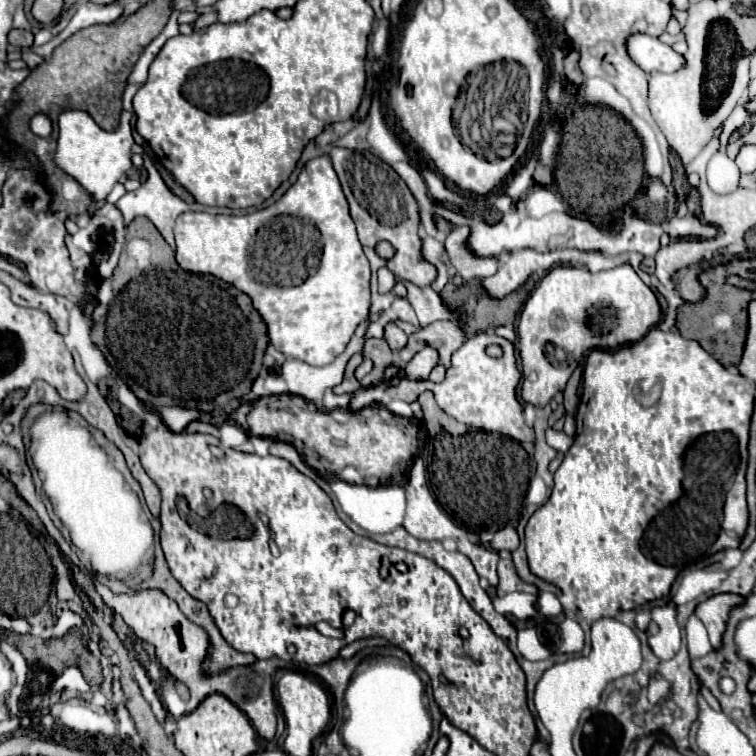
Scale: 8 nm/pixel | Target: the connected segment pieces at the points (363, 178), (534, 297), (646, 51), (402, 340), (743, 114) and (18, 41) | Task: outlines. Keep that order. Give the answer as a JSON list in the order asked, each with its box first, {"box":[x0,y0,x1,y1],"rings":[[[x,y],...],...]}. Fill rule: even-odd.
[{"box":[329,148,437,286],"rings":[[[331,148],[329,152],[333,168],[341,180],[343,192],[351,206],[351,218],[355,220],[357,234],[363,246],[375,246],[377,240],[389,240],[397,254],[395,258],[387,260],[387,268],[413,284],[425,286],[431,284],[437,276],[435,268],[427,262],[421,262],[421,238],[417,234],[419,228],[419,214],[415,206],[415,198],[407,190],[407,184],[395,174],[395,170],[385,164],[383,160],[375,158],[371,152],[355,152],[349,148]]]},{"box":[517,266,661,406],"rings":[[[571,266],[553,268],[525,302],[517,326],[519,356],[523,368],[523,382],[521,382],[523,402],[529,402],[533,406],[549,404],[555,392],[565,388],[571,372],[579,362],[579,354],[583,358],[591,348],[617,350],[623,344],[637,342],[649,332],[649,328],[659,324],[659,320],[661,320],[661,308],[655,294],[647,284],[643,284],[643,280],[629,266],[619,266],[597,274],[591,274],[585,268],[571,268]],[[599,308],[605,310],[603,314],[609,312],[609,318],[613,320],[613,324],[605,330],[603,326],[607,318],[603,318],[603,314],[593,318],[593,312]],[[547,344],[559,348],[555,350],[553,362],[549,360]]]},{"box":[627,34,683,74],"rings":[[[631,34],[627,38],[627,54],[647,74],[675,72],[679,70],[679,66],[683,66],[681,54],[677,54],[671,46],[663,44],[659,38],[647,34]]]},{"box":[385,322,407,352],"rings":[[[389,322],[385,326],[385,340],[389,344],[389,348],[395,352],[395,350],[401,350],[405,344],[407,344],[407,334],[393,322]]]},{"box":[721,104,747,146],"rings":[[[737,104],[737,108],[733,110],[733,114],[729,116],[729,120],[727,120],[725,126],[723,126],[723,132],[721,132],[721,146],[727,144],[729,136],[731,136],[739,126],[743,126],[745,120],[747,120],[747,108],[745,108],[745,104]]]},{"box":[9,30,33,48],"rings":[[[11,30],[9,32],[9,42],[17,48],[31,48],[33,46],[33,32],[27,30]]]}]

